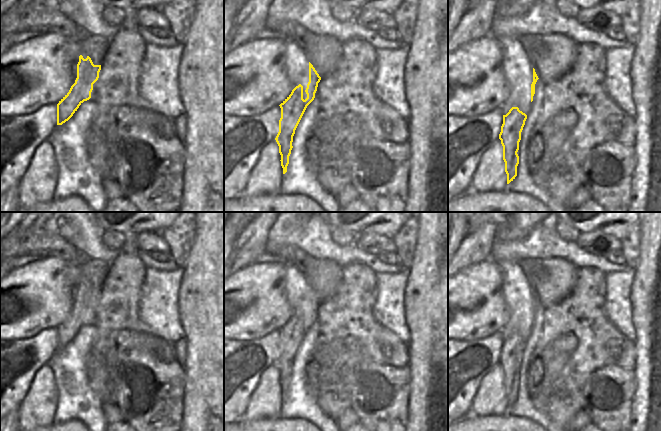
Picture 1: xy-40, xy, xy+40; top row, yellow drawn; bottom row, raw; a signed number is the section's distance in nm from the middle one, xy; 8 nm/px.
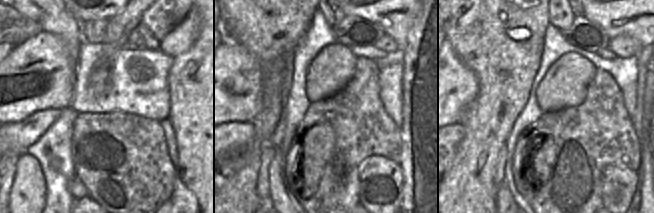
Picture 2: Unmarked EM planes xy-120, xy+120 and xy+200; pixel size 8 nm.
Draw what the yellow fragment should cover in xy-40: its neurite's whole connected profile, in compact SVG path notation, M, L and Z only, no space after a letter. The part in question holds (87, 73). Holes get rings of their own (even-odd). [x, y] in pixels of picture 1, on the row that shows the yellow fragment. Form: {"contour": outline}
{"contour": "M79 56L77 64L77 78L69 92L57 104L57 125L68 121L79 106L91 98L93 84L99 78L101 65L94 65L91 58Z"}

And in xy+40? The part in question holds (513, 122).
{"contour": "M512 107L506 115L503 115L503 124L499 139L503 146L503 160L505 162L507 184L517 176L517 166L519 164L517 152L526 119L527 115L520 111L518 107Z"}

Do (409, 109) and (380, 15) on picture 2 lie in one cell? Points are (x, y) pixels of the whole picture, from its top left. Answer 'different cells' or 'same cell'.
different cells

